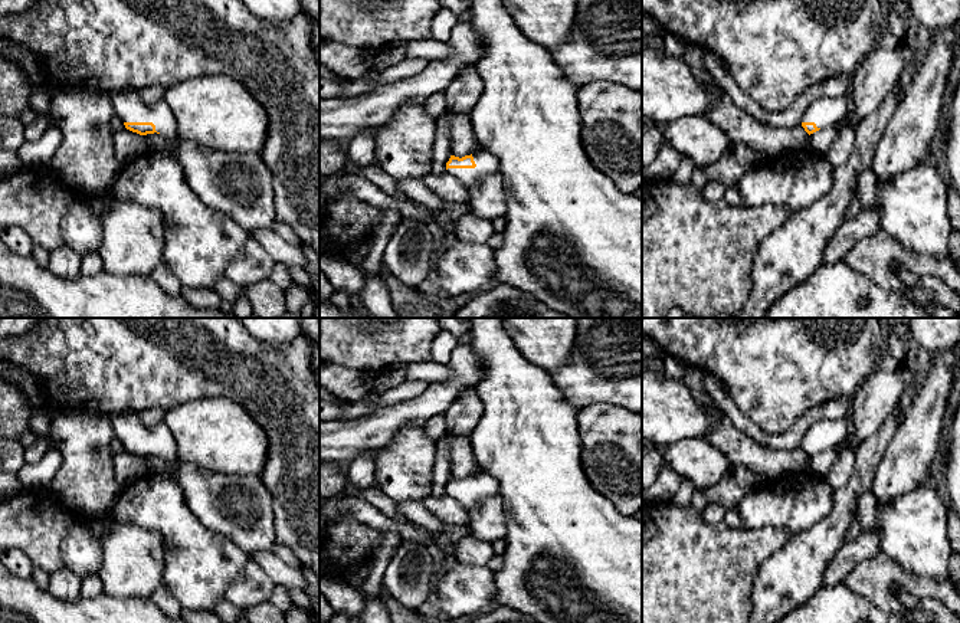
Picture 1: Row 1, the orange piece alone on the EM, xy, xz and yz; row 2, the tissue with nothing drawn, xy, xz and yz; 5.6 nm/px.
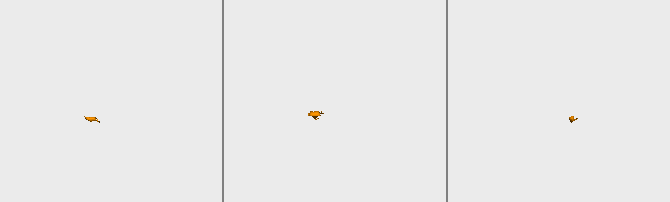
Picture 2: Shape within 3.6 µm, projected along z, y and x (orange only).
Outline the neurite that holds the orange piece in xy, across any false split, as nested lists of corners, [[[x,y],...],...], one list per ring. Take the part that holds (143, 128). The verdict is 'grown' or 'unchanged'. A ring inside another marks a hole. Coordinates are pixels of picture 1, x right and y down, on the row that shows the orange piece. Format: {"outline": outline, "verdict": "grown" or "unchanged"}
{"outline": [[[135,91],[111,94],[115,115],[124,121],[127,129],[140,135],[160,132],[167,138],[166,151],[145,151],[121,167],[112,186],[111,196],[122,201],[132,201],[158,209],[164,222],[164,262],[183,286],[213,289],[226,276],[226,268],[250,235],[227,214],[206,206],[190,188],[184,171],[173,155],[173,142],[178,138],[177,121],[170,105],[160,99],[144,104]]], "verdict": "grown"}

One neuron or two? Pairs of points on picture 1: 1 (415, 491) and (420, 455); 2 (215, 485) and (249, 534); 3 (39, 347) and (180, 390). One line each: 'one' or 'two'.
1: one
2: one
3: one

